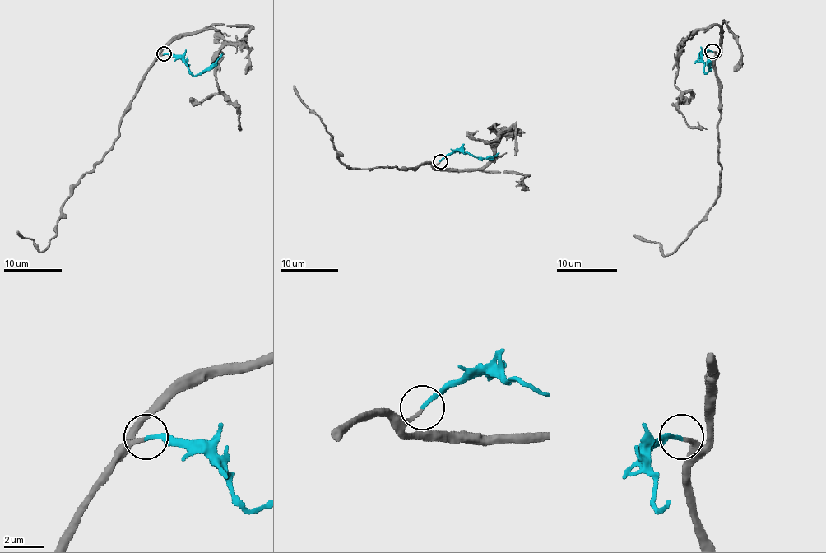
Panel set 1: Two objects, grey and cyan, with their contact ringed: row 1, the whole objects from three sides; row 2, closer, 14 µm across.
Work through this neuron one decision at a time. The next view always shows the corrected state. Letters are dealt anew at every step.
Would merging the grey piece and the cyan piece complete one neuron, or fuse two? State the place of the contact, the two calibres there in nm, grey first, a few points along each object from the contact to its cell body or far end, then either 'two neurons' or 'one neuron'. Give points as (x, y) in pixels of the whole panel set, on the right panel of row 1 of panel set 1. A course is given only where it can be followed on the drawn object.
place (712, 51); calibres 160 and 180 nm; course grey (712, 52), (720, 101), (718, 198), (665, 256), (656, 242), (633, 234); course cyan (712, 52), (706, 52), (702, 56), (706, 72), (709, 58), (703, 50); one neuron

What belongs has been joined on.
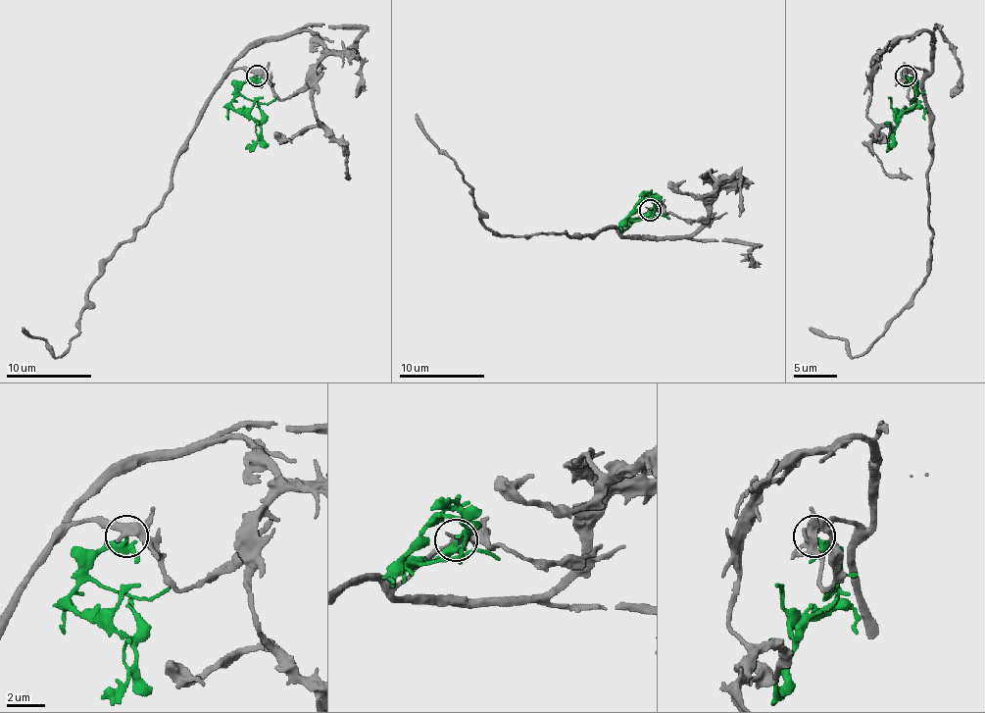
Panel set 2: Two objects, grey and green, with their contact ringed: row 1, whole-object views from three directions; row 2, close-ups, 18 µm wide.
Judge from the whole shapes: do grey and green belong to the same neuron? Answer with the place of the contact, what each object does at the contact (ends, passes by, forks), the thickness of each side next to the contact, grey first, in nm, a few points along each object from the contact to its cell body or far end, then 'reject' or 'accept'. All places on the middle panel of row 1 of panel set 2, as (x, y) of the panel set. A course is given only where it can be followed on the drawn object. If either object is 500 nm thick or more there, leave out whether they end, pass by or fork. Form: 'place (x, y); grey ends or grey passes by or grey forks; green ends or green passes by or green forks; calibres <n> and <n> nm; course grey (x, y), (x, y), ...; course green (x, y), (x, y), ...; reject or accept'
place (650, 210); grey passes by; green passes by; calibres 400 and 300 nm; course grey (650, 210), (622, 229), (581, 235), (534, 233), (514, 237), (494, 233), (481, 221), (472, 188), (415, 113); course green (650, 210), (633, 221), (650, 218), (655, 210), (655, 199), (644, 190); reject

